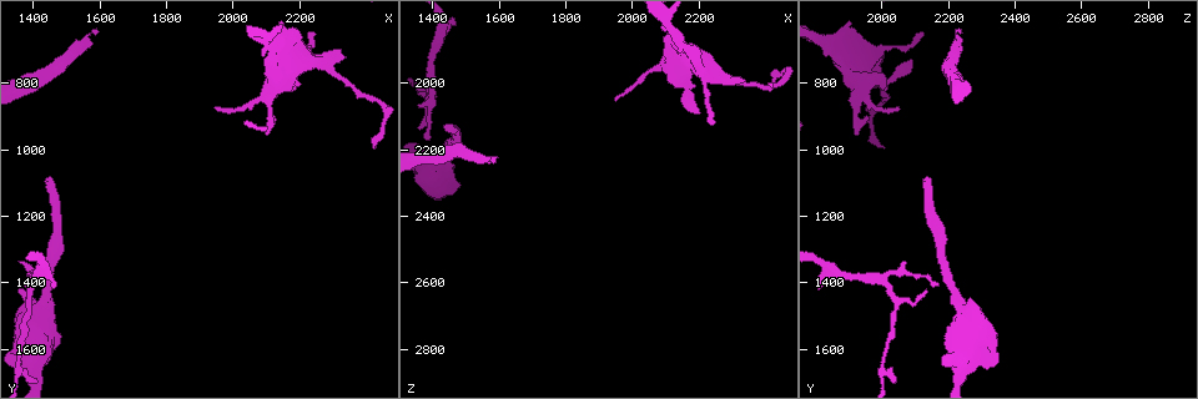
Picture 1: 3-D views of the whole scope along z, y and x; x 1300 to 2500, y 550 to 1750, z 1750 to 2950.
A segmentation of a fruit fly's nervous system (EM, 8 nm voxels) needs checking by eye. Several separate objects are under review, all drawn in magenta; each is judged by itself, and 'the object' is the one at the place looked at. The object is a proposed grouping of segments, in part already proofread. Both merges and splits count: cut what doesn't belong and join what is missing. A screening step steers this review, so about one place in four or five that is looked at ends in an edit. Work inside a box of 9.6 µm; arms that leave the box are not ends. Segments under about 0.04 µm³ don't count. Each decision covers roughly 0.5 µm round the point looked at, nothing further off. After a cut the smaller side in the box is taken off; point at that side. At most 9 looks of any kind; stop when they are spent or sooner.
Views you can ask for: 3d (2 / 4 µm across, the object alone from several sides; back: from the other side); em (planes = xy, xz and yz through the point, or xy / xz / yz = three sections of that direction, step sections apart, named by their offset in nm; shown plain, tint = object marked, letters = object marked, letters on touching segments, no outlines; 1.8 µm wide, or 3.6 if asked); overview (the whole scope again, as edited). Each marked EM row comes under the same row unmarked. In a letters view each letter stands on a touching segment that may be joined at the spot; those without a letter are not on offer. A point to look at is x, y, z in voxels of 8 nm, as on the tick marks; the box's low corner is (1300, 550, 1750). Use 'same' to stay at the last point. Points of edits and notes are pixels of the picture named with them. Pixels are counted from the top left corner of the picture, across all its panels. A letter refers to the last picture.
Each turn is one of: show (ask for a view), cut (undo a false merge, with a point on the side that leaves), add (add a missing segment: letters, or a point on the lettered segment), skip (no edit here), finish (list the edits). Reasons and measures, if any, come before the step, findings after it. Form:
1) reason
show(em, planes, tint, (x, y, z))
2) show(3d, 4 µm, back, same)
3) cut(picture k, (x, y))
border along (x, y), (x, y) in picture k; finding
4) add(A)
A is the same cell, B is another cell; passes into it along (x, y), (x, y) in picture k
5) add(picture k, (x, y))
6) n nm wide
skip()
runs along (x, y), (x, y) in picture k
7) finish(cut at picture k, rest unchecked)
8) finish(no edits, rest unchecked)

an open end
show(3d, 2 µm, (1950, 870, 2050))

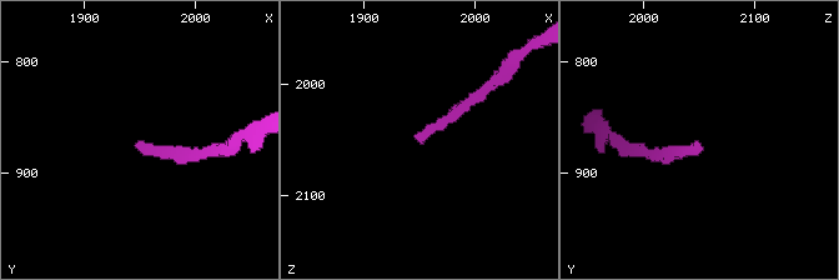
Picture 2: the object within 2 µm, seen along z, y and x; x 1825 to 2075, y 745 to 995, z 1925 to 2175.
need the tissue
show(em, 3.6 µm, yz, step 8, tint, (1950, 878, 2052))

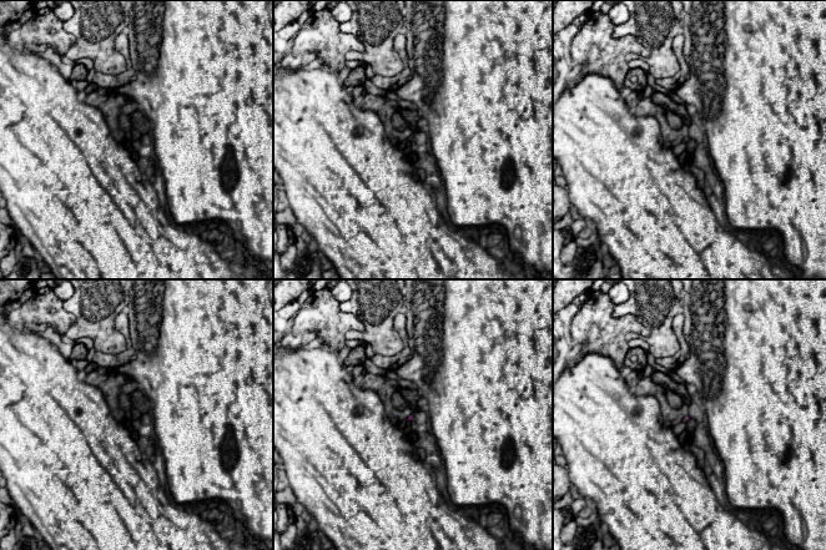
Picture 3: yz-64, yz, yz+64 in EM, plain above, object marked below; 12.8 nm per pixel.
cut it another way
show(em, 3.6 µm, planes, letters, same)

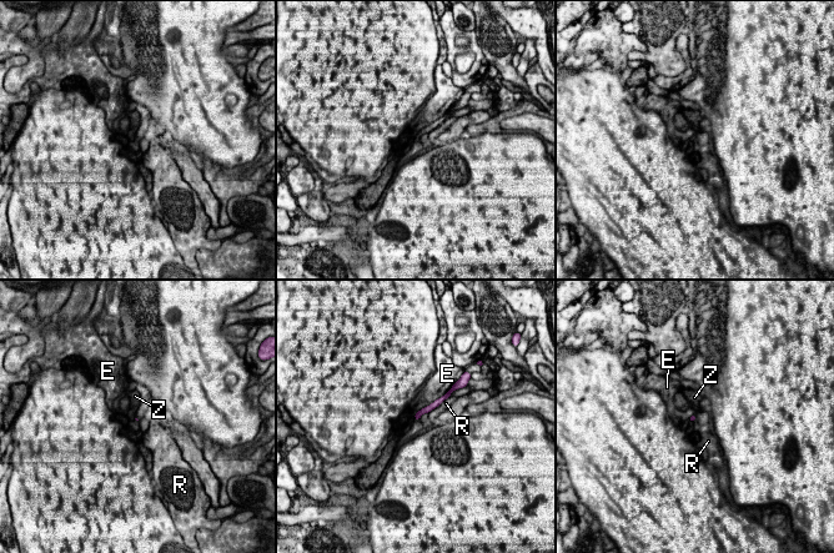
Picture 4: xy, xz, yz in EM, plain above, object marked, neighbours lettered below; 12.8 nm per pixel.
E touches over 500 nm
skip()
E, R and Z are other cells; border along (448, 391), (417, 412) in picture 4; no lettered segment goes on from it

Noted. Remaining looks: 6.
branch stops here
show(em, yz, step 8, letters, (2200, 740, 2090))

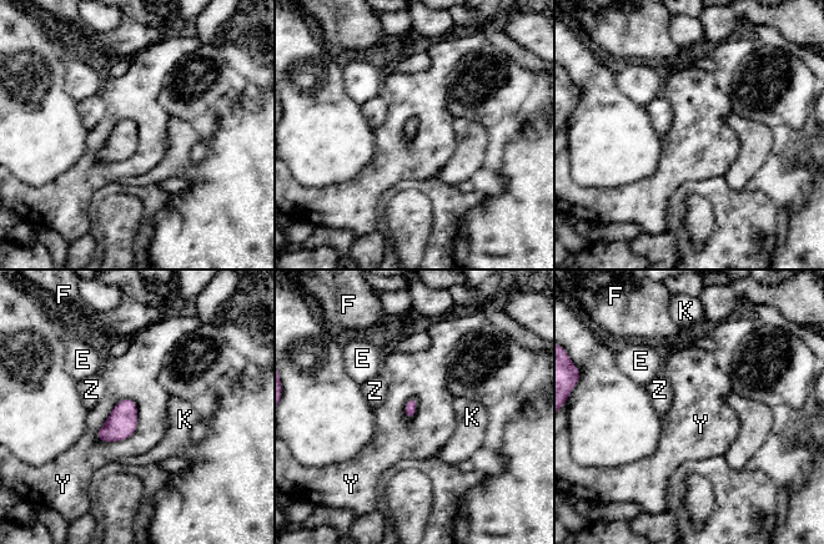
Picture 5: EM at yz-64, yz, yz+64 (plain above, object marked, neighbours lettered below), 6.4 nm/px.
skip()
E, F, K, Y and Z are other cells; border along (136, 402), (122, 398), (95, 437) in picture 5; none of them fits

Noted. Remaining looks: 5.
free end
show(3d, 4 µm, (2090, 730, 1840))

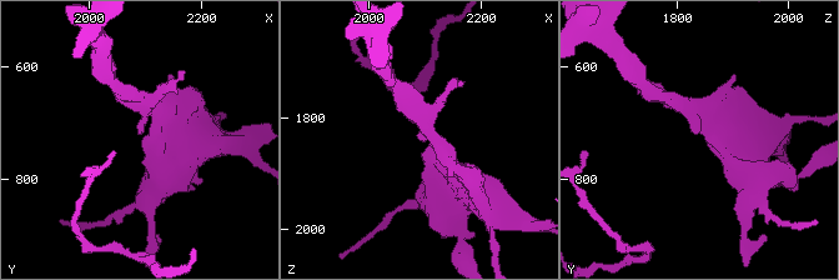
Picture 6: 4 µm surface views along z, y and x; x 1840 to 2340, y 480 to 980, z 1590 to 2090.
show(em, xz, step 16, letters, (2090, 720, 1835))

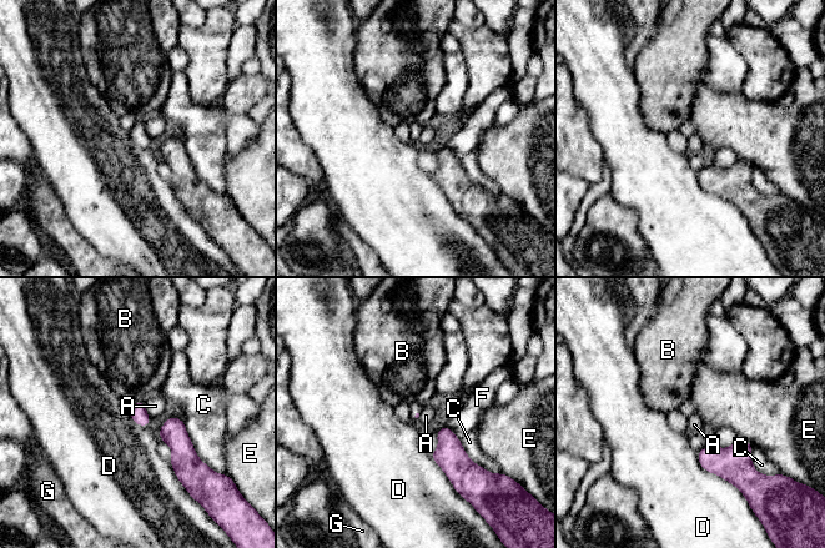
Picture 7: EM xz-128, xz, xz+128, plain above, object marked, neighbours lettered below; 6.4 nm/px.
D touches over 380 nm
skip()
A, B, C, D, E, F and G are other cells; none of them fits

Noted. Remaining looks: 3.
end of a long branch
show(em, xy, step 16, tint, (1450, 1080, 2130))

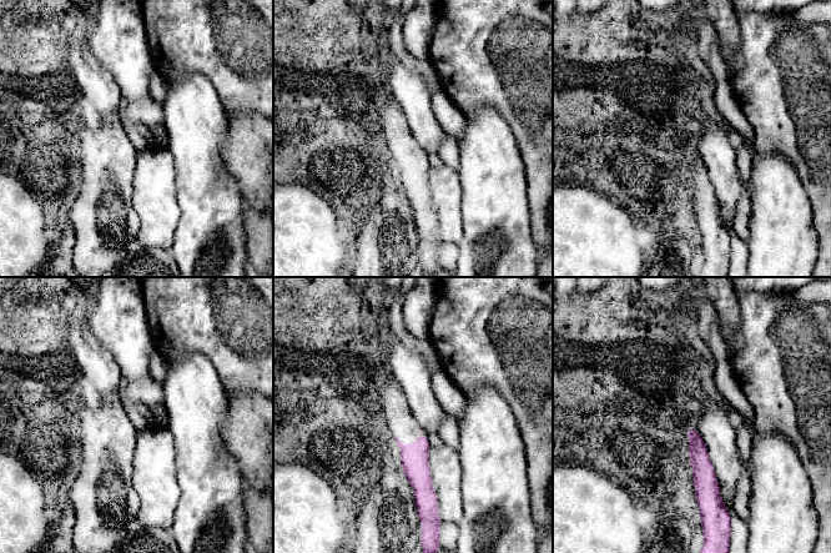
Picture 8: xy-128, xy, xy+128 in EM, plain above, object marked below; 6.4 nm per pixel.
another direction
show(em, planes, letters, same)

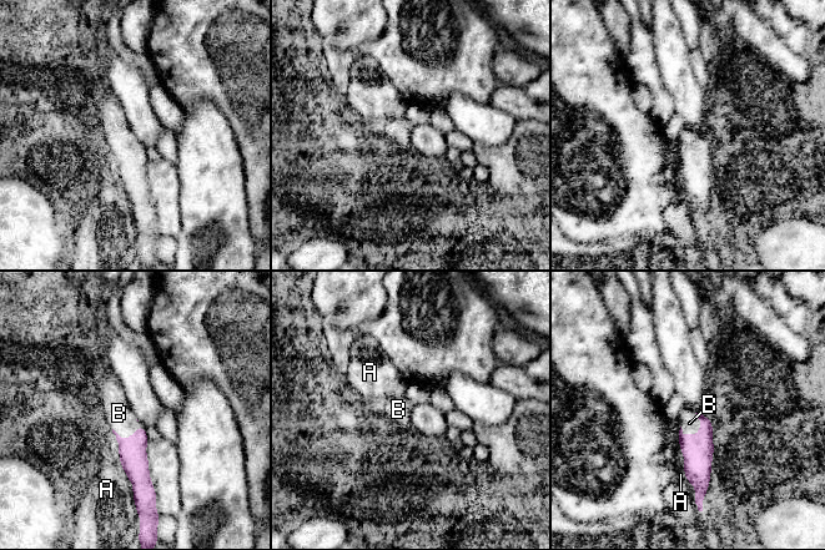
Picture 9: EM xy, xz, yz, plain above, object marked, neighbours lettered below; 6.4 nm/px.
add(B)
B is the same cell, A is another cell; the neuron continues

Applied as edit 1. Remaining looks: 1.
finish(add at picture 9, rest unchecked)

